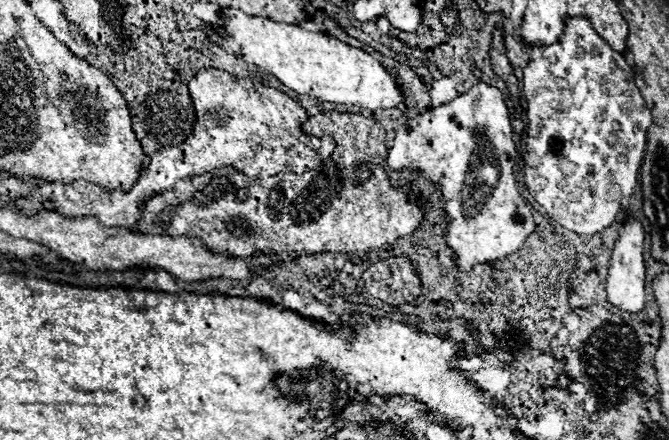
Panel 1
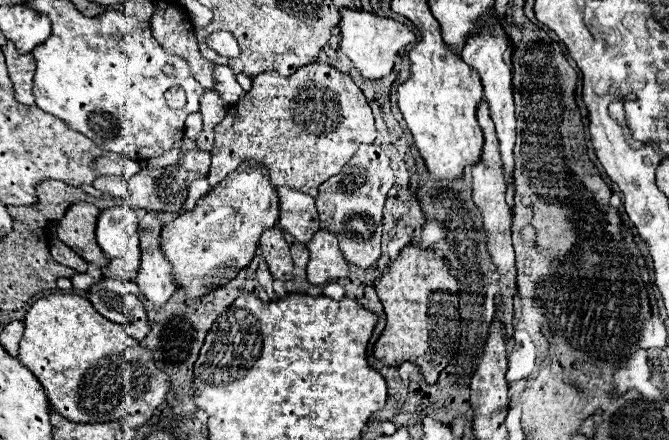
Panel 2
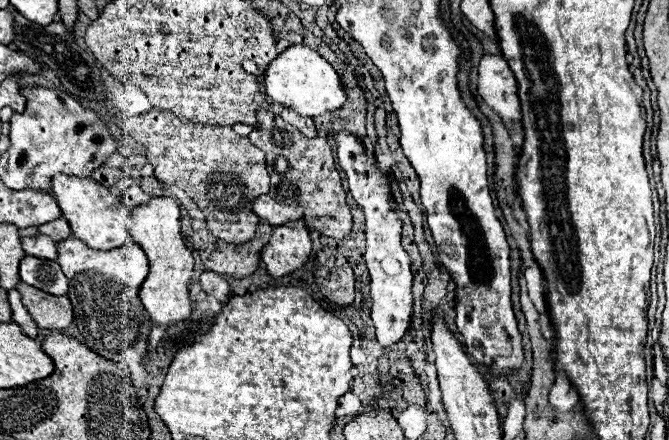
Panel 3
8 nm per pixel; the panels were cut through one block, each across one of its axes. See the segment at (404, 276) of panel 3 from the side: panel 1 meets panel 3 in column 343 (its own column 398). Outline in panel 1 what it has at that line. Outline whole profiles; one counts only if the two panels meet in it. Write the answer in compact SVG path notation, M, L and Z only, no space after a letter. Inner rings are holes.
M486 82L474 84L466 94L460 94L448 104L428 108L410 118L394 138L394 146L388 152L388 166L392 170L416 168L424 178L440 184L446 200L446 214L450 218L446 244L456 250L460 270L472 270L476 262L494 262L502 256L514 254L522 242L534 232L534 216L528 202L520 196L514 180L516 144L512 140L510 114L504 102L504 94Z

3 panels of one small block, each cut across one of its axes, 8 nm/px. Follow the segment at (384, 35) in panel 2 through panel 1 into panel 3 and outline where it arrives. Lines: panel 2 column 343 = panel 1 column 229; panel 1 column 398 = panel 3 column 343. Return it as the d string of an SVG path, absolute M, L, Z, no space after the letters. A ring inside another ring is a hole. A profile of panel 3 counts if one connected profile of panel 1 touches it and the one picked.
M292 44L280 52L264 72L264 94L270 104L280 104L284 108L296 110L300 116L320 116L338 110L346 102L340 78L336 70L312 48L304 44Z

